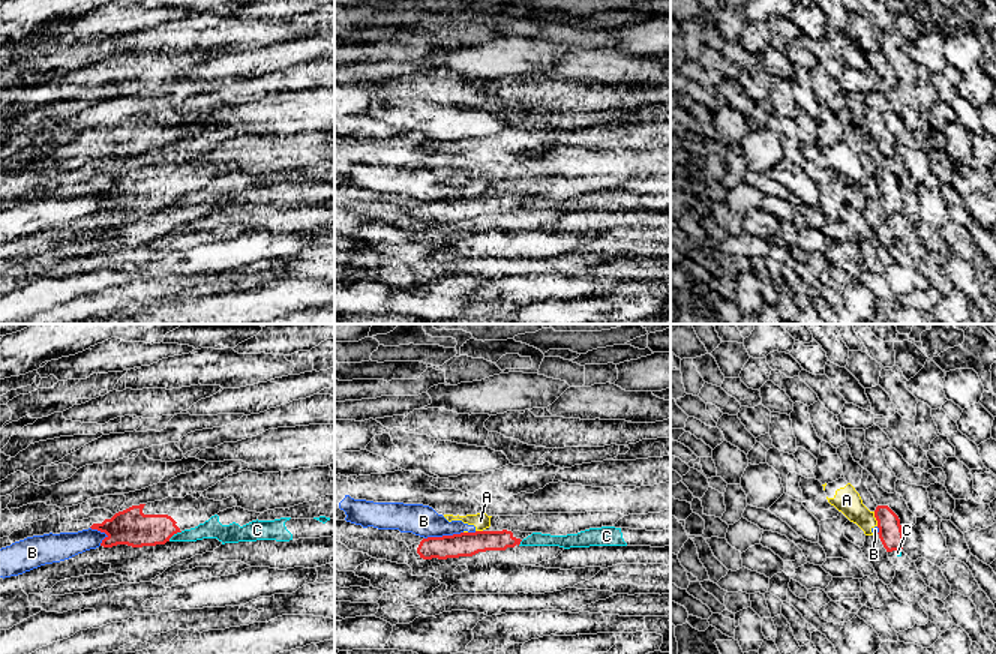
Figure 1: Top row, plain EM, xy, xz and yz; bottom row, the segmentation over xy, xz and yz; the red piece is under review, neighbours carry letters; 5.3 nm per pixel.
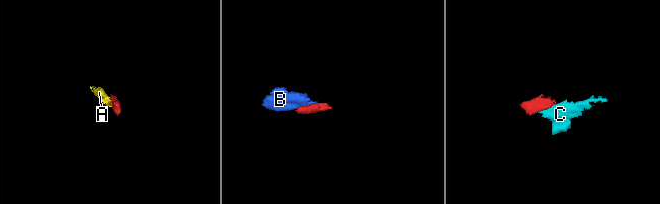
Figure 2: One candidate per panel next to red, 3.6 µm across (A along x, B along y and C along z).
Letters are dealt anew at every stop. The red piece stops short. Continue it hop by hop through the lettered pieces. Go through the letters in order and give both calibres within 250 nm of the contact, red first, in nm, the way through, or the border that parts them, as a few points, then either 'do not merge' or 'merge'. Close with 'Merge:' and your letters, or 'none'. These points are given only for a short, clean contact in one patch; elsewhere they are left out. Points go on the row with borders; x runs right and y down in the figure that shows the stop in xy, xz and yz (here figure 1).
A: 130/140 nm | along yz (873, 512), (878, 525) | do not merge
B: 130/170 nm | along xz (462, 531), (428, 536), (425, 539) | do not merge
C: 200/110 nm | along xy (182, 531), (177, 531), (168, 540) | do not merge
Merge: none

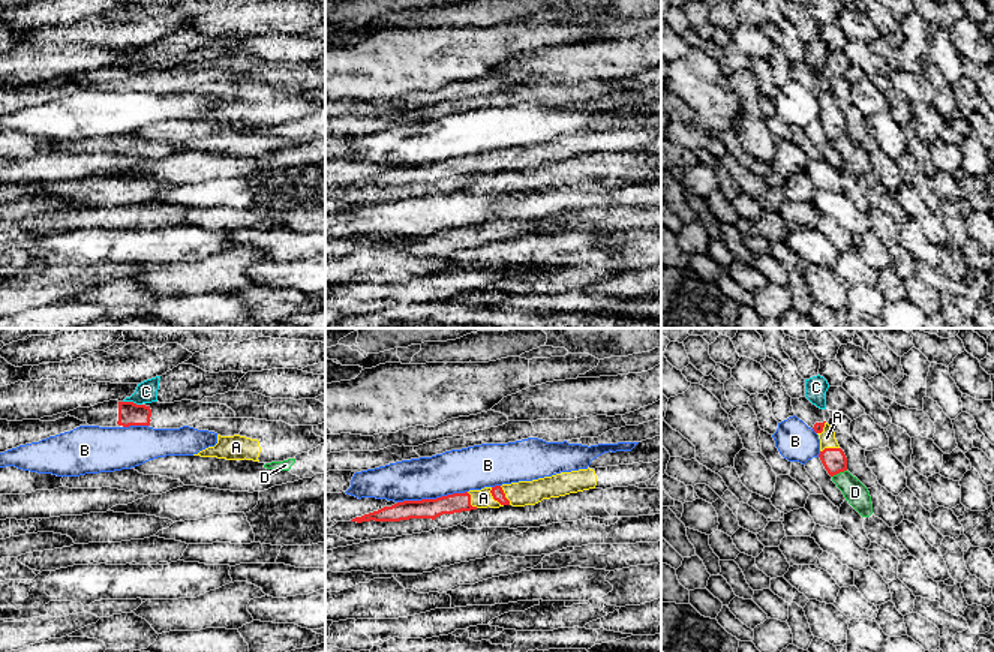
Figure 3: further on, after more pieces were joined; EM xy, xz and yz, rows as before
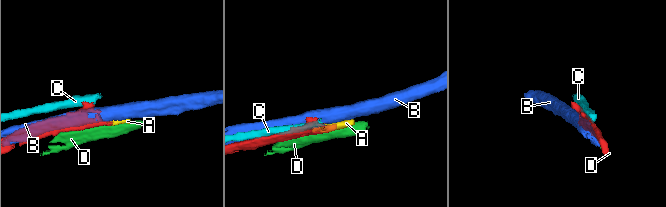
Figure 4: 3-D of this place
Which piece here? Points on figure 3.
A: 70/100 nm | across xz (496, 492), (494, 498), (483, 498) | merge
B: 110/240 nm | do not merge
C: 130/120 nm | along xy (123, 400), (141, 405) | do not merge
D: 130/120 nm | do not merge
Merge: A

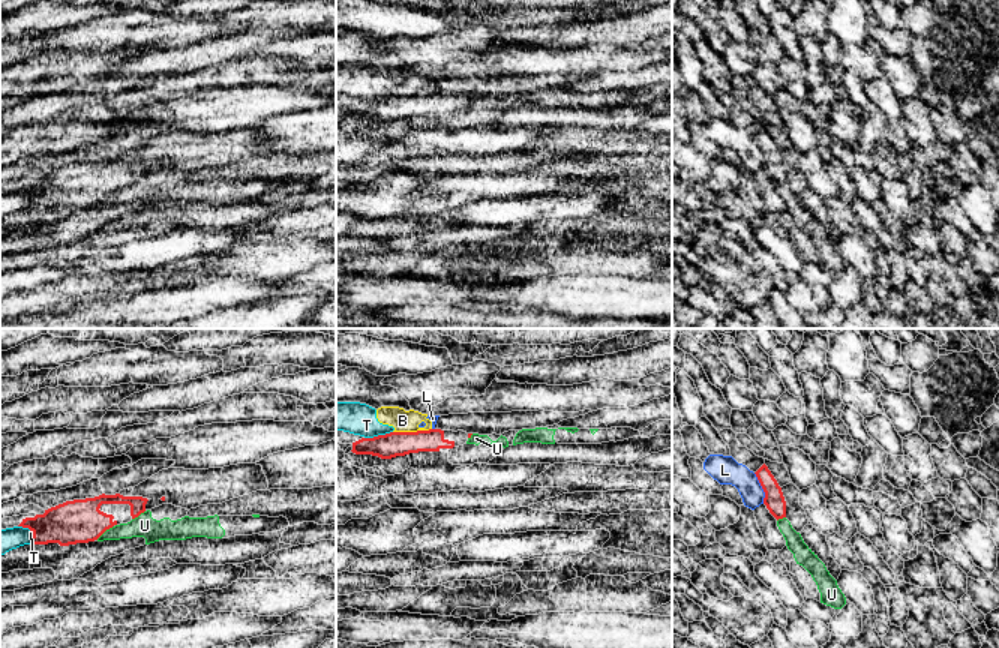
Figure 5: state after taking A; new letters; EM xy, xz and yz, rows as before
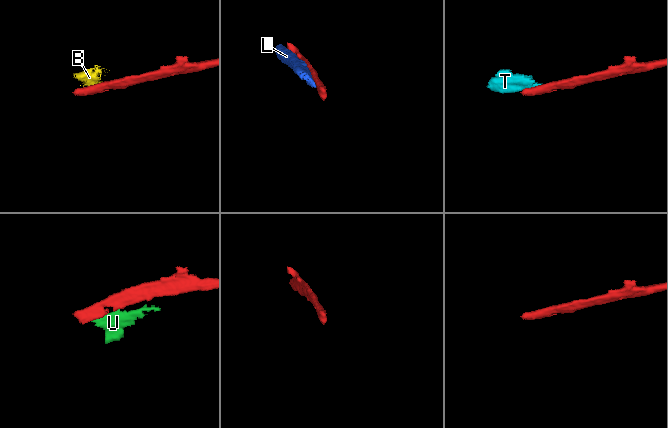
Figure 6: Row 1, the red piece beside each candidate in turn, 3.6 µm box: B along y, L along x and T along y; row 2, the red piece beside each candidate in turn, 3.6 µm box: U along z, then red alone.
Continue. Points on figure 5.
B: 130/120 nm | along xz (431, 428), (393, 432) | do not merge
L: 110/150 nm | do not merge
T: 130/170 nm | along xz (392, 431), (365, 438) | do not merge
U: 240/120 nm | along xy (113, 525), (96, 539) | do not merge
Merge: none

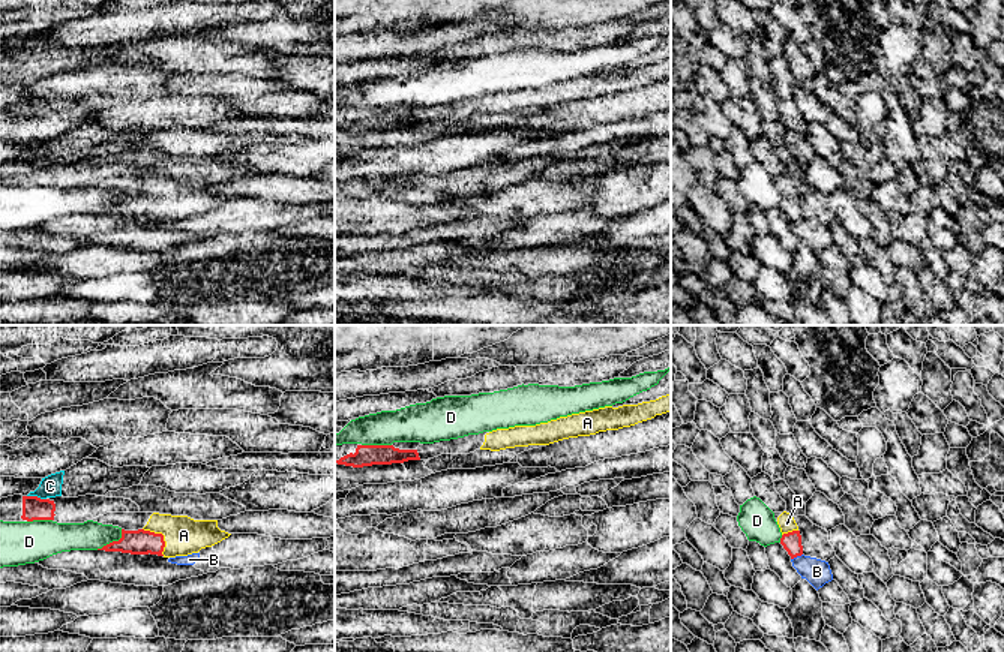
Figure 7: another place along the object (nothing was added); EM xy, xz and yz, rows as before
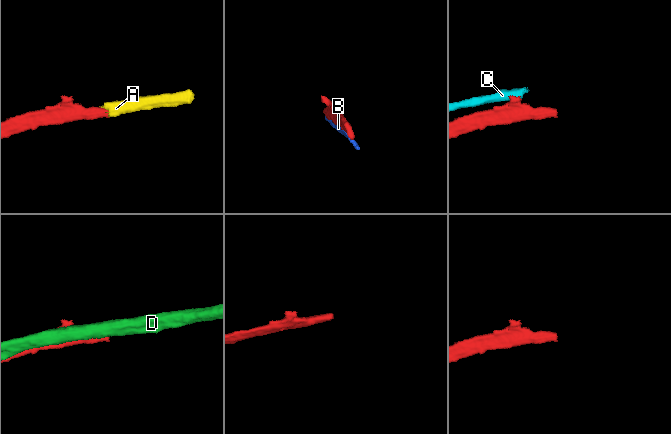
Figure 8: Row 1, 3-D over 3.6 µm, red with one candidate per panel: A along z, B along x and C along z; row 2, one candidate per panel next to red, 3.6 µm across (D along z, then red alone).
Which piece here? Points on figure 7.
A: 130/200 nm | across xy (140, 541), (162, 535), (183, 535) | merge
B: 110/140 nm | do not merge
C: 130/120 nm | along xy (27, 495), (45, 499) | do not merge
D: 130/160 nm | do not merge
Merge: A

